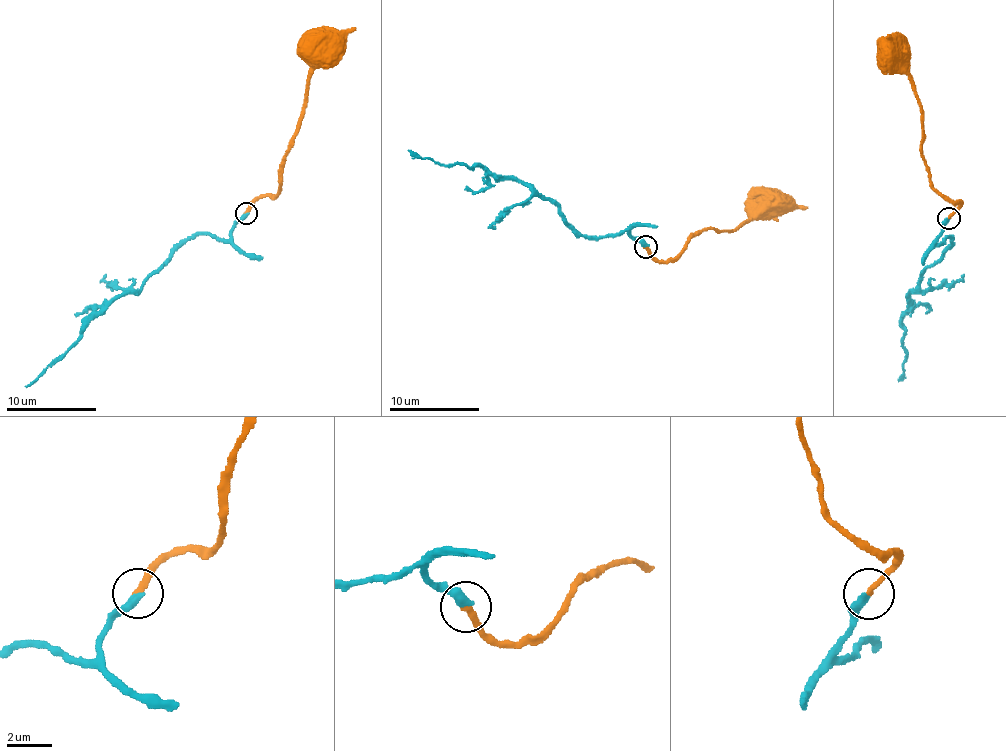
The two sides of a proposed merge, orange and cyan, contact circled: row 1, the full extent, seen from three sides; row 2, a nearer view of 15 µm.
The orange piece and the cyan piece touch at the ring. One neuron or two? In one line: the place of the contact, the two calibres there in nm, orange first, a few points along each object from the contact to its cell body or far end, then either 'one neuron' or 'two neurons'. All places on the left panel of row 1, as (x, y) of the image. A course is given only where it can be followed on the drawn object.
at (246, 213); 280 nm thick on the orange side, 380 nm on the other; orange runs (246, 213), (258, 197), (274, 195), (279, 189), (281, 163), (313, 64), (313, 46), (320, 40); cyan runs (246, 214), (227, 239), (194, 234), (138, 289), (114, 298), (89, 321), (68, 348), (26, 386); one neuron

